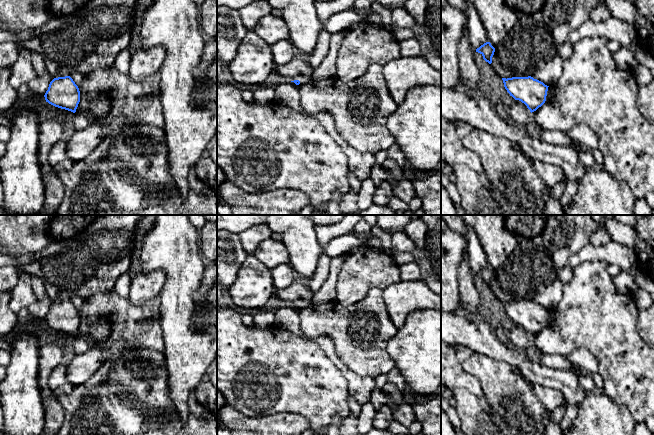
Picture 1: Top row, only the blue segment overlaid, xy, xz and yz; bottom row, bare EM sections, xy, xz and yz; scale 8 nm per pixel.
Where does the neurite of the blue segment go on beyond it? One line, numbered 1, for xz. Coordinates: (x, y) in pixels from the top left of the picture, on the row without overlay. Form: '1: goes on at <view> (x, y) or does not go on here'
1: does not go on here

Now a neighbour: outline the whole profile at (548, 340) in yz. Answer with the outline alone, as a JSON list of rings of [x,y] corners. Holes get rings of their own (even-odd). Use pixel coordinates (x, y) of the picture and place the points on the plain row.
[[[544,327],[532,336],[532,341],[541,352],[548,355],[558,354],[566,357],[579,348],[576,344],[564,340],[556,330],[549,327]]]

